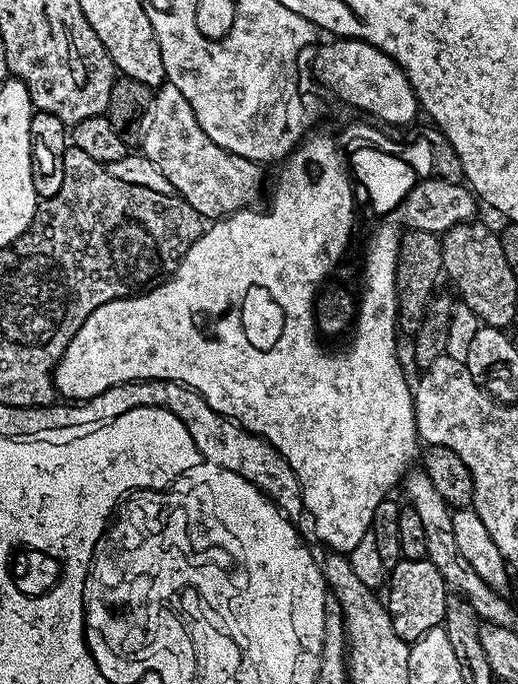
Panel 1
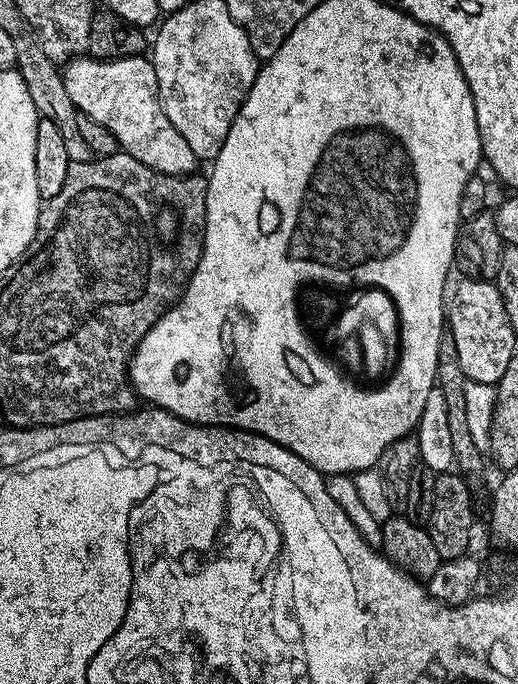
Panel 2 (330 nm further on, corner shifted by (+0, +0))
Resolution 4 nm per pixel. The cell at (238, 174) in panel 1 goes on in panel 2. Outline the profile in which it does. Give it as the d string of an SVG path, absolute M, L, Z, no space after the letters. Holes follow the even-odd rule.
M147 55L117 60L75 58L63 65L62 75L66 94L70 94L70 102L77 113L106 126L106 130L114 134L117 145L138 158L138 162L167 176L190 176L197 171L194 150L190 150L186 138L174 130L170 118L166 118L162 110L158 78Z

